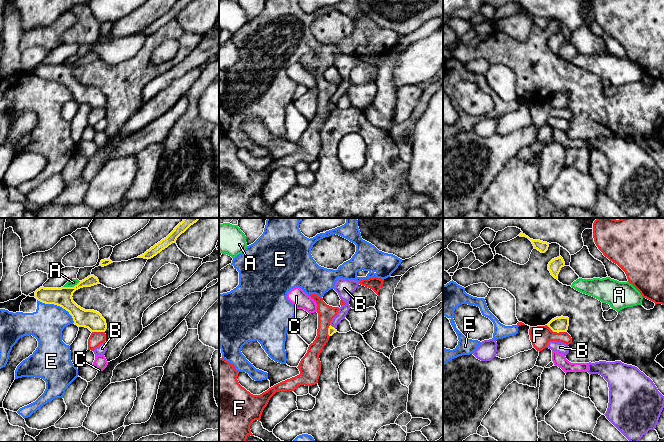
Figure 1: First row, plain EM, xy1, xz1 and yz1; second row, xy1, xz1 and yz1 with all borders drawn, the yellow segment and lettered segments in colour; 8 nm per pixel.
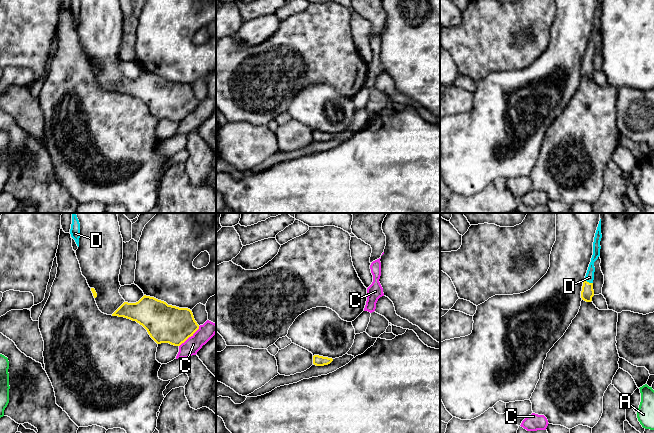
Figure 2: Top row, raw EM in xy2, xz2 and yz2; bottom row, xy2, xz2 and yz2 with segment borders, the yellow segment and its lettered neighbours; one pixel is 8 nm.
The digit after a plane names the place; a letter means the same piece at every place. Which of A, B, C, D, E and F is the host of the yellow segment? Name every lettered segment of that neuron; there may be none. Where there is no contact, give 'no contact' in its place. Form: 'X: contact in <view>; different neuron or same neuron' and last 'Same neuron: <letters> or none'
A: contact in xy1; different neuron
B: contact in xz1; different neuron
C: contact in xy2; different neuron
D: contact in yz2; same neuron
E: contact in xy1; different neuron
F: contact in yz1; different neuron
Same neuron: D

